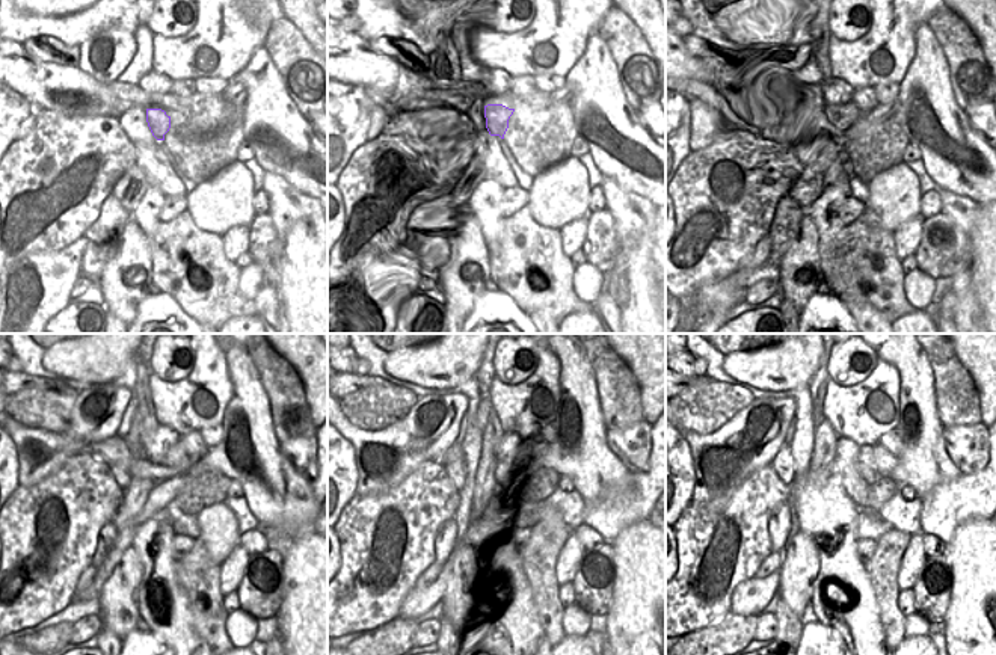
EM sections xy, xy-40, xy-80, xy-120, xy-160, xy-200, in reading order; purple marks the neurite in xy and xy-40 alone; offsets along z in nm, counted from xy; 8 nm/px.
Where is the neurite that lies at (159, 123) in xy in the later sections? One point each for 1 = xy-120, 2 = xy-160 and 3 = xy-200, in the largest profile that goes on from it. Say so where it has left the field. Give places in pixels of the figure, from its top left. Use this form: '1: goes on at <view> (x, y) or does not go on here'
1: goes on at xy-120 (178, 459)
2: goes on at xy-160 (524, 464)
3: goes on at xy-200 (866, 467)

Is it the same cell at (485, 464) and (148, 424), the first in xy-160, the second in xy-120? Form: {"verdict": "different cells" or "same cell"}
{"verdict": "same cell"}

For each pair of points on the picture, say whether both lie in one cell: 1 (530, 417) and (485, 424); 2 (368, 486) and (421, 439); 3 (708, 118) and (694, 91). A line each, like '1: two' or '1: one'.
1: two
2: one
3: one

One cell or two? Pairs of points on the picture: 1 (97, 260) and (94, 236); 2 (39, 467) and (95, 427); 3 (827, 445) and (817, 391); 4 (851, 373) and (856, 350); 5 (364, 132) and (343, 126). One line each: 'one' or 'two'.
1: one
2: one
3: one
4: one
5: two

